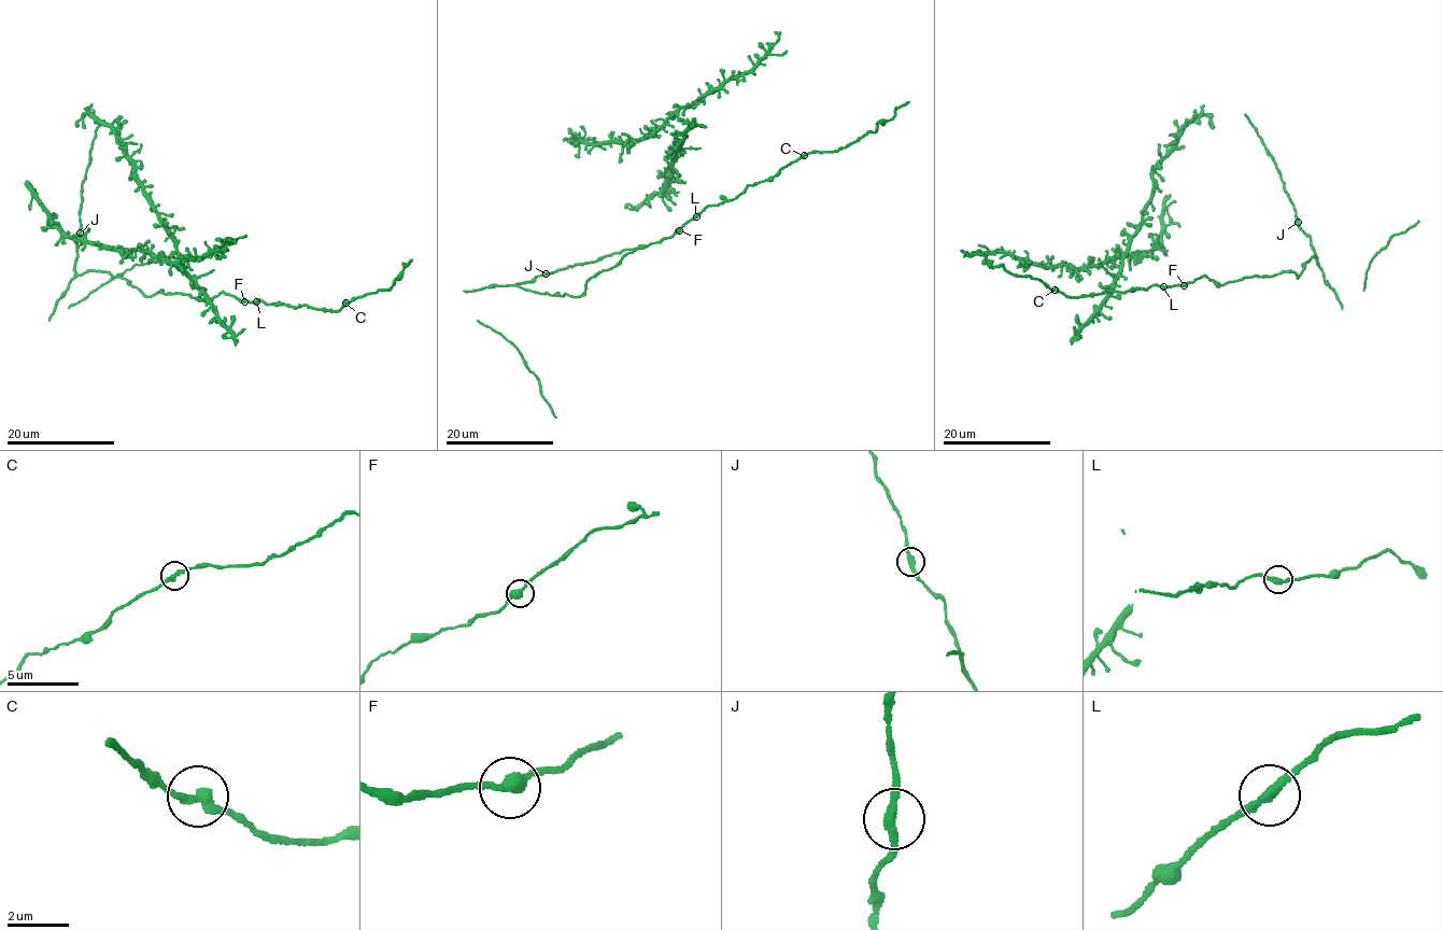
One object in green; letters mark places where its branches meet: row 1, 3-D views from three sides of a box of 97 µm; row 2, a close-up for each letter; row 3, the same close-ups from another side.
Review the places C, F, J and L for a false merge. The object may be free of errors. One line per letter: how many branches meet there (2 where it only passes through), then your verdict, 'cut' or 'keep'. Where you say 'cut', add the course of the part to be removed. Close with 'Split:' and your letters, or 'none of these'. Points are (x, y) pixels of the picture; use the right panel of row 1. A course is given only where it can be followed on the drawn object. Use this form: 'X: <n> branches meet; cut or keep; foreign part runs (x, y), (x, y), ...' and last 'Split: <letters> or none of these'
C: 2 branches meet; keep
F: 2 branches meet; keep
J: 2 branches meet; keep
L: 2 branches meet; keep
Split: none of these

